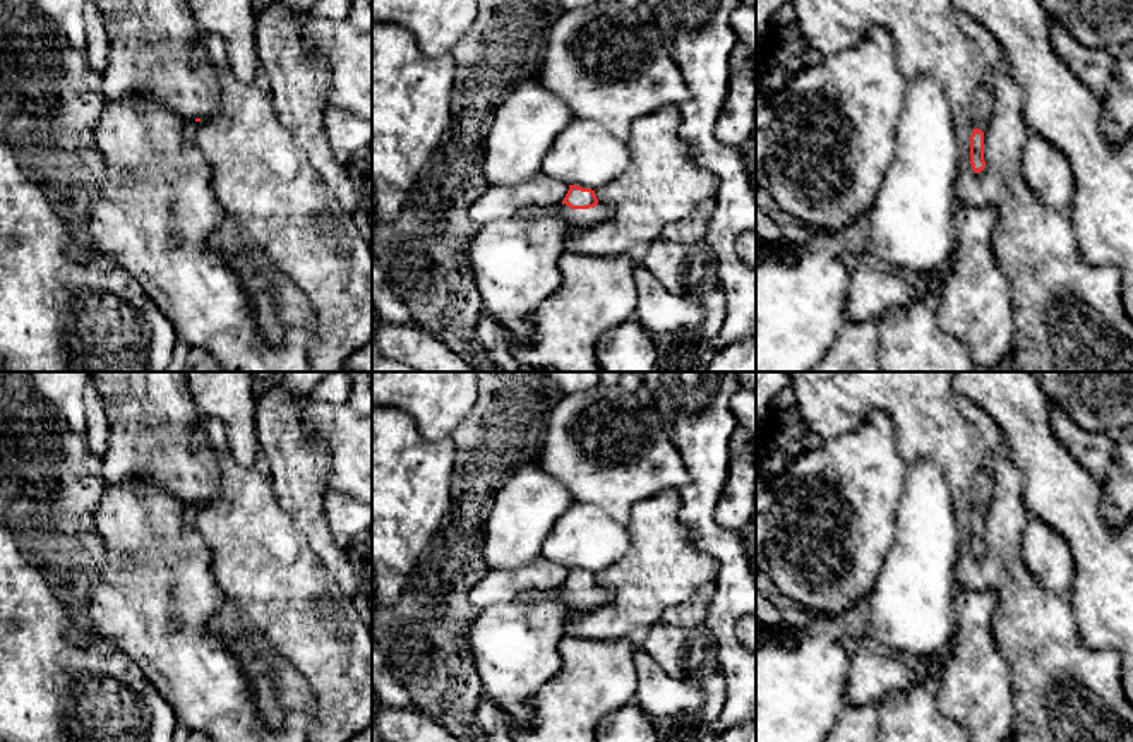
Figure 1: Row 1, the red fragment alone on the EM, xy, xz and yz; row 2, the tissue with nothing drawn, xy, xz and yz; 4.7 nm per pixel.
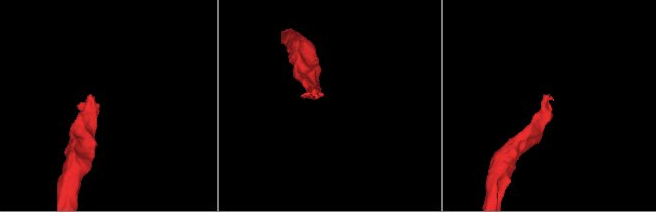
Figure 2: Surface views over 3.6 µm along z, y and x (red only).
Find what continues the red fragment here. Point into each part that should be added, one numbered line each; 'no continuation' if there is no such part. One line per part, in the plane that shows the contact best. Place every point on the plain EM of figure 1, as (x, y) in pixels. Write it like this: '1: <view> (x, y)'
1: xz (600, 597)

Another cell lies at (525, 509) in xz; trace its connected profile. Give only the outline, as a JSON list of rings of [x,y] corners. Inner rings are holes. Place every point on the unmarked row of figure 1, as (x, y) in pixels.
[[[537,461],[523,464],[499,490],[487,518],[487,567],[518,569],[537,560],[552,526],[574,502],[571,490]]]

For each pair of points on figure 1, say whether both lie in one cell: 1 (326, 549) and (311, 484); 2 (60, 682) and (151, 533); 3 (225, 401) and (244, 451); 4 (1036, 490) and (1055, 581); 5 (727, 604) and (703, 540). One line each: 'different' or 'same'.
1: same
2: different
3: same
4: different
5: same

